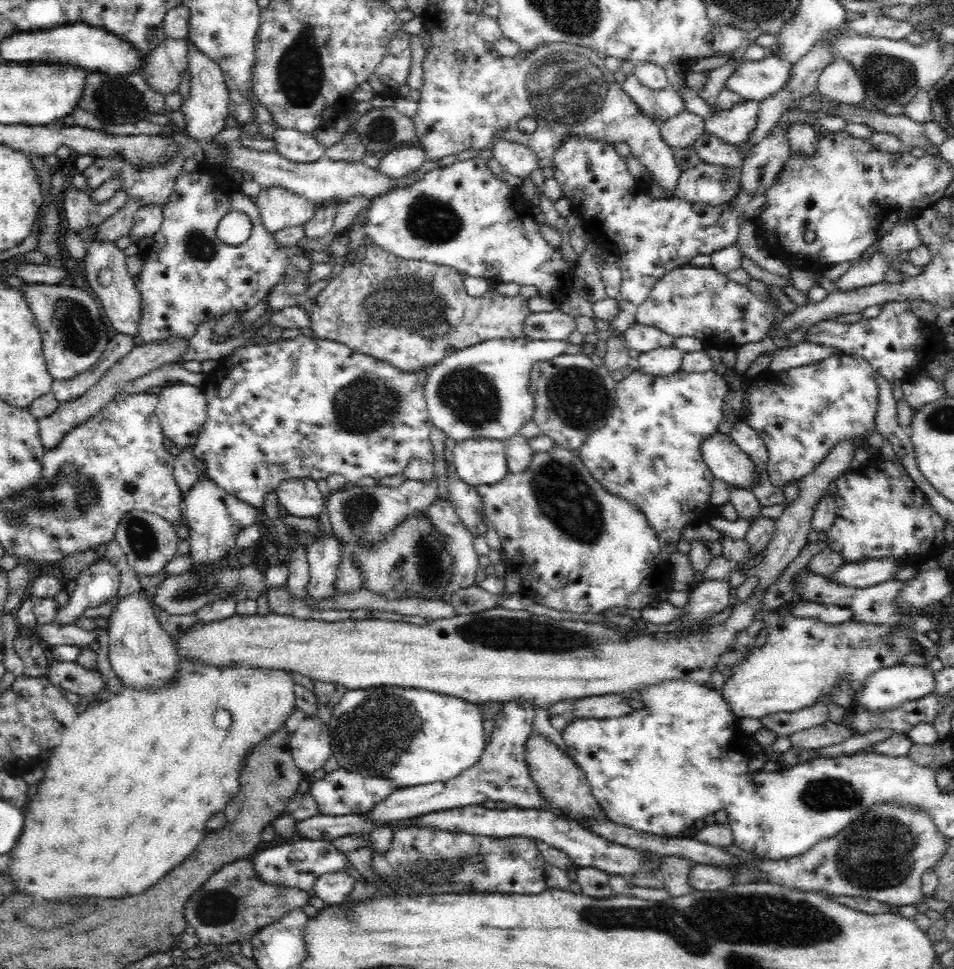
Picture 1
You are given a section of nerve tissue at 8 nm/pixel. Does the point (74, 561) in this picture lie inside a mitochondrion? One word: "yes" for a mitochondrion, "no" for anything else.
no

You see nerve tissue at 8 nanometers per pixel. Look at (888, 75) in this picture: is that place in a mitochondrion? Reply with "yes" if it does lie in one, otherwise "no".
yes

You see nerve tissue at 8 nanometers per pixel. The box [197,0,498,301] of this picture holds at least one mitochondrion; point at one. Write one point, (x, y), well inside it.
(298, 75)

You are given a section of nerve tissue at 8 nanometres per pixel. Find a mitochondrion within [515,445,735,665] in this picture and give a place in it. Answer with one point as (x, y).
(561, 493)

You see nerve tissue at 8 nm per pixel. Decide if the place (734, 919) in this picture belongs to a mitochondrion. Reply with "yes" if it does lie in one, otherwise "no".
yes

